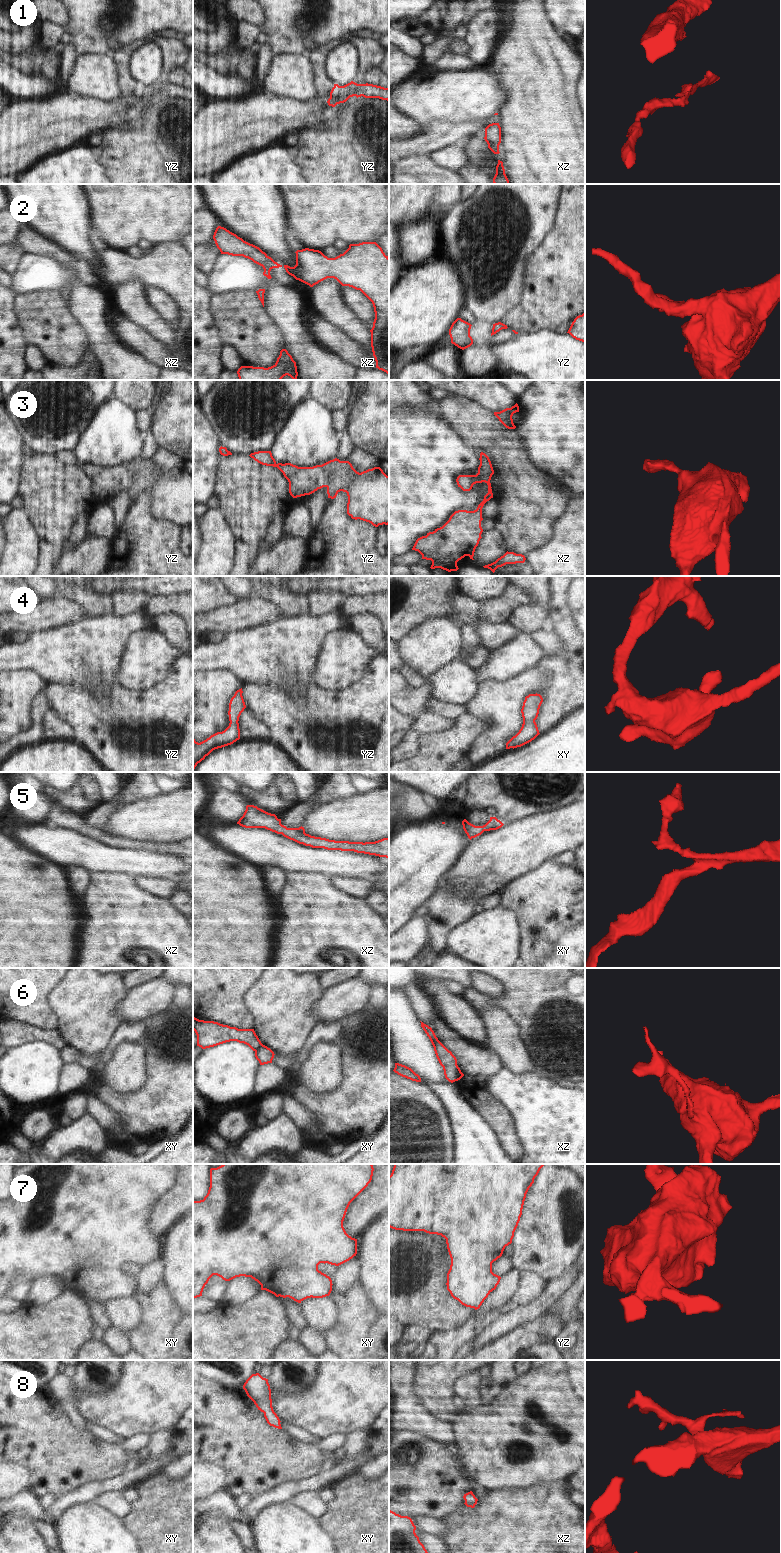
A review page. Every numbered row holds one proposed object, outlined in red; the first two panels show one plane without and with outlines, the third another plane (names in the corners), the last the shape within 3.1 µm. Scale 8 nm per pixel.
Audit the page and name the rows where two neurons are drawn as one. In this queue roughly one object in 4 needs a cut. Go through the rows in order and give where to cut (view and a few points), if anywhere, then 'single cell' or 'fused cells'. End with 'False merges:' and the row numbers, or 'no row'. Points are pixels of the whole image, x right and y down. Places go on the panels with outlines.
1: no cut | single cell
2: no cut | single cell
3: no cut | single cell
4: no cut | single cell
5: no cut | single cell
6: xz (458, 1067), (456, 1080) | fused cells
7: no cut | single cell
8: no cut | single cell
False merges: 6

